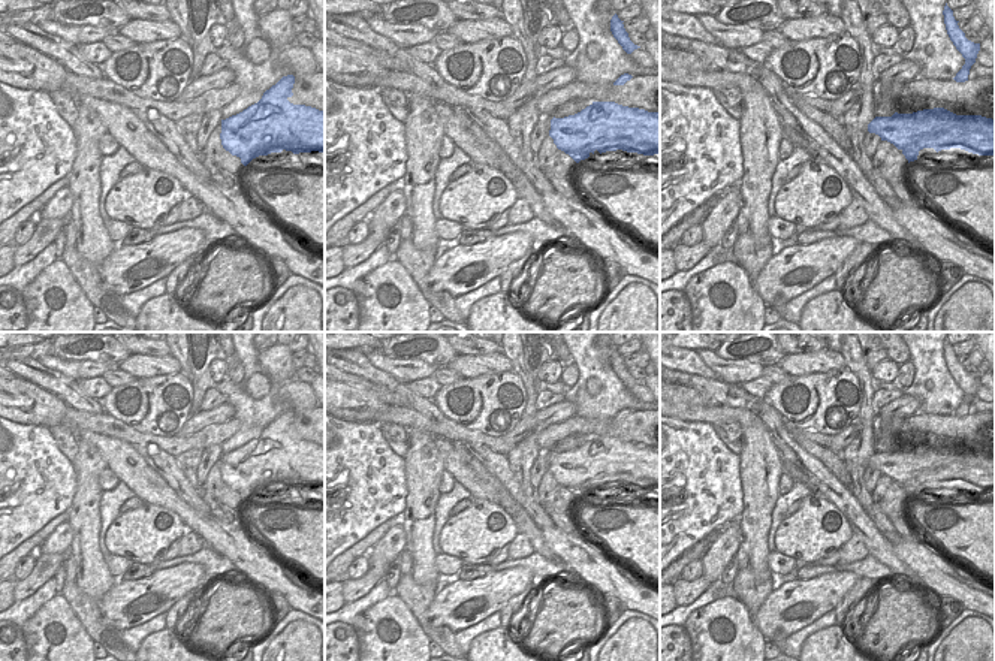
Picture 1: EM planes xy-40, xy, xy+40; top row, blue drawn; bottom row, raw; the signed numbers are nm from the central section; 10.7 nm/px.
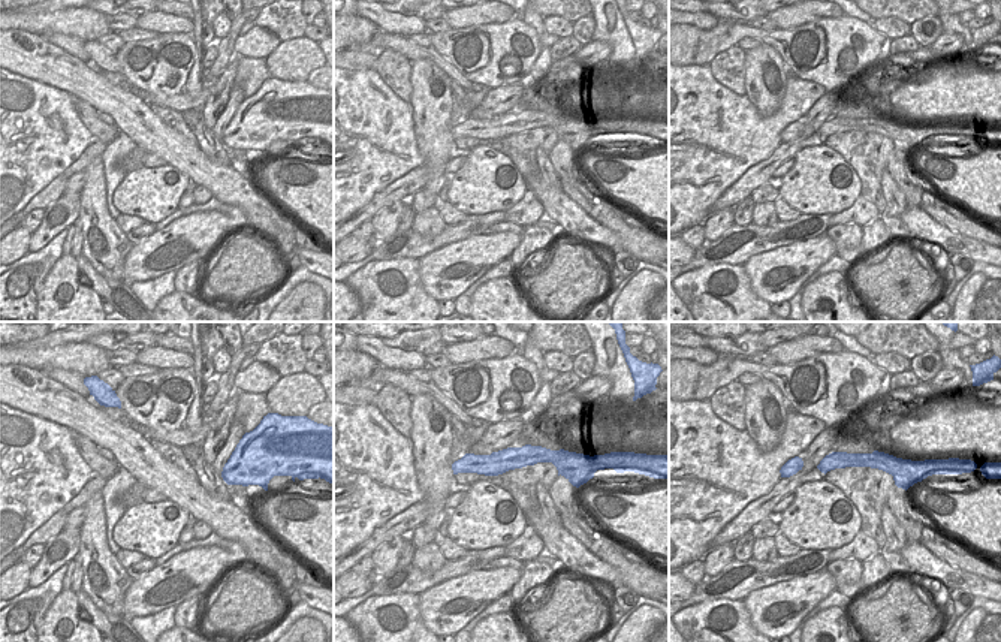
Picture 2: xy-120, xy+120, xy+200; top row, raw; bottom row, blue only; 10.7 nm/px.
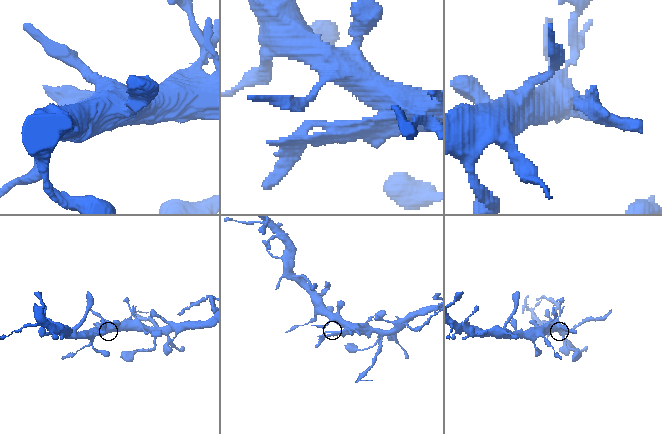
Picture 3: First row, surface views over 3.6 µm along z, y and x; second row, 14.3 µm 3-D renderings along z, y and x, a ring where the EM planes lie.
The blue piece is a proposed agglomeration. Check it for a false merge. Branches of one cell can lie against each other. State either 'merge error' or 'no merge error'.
merge error

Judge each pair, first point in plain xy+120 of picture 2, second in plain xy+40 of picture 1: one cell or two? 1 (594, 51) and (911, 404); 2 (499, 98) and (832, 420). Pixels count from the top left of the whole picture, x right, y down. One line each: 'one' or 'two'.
1: one
2: two

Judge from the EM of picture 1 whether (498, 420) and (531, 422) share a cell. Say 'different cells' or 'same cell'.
different cells

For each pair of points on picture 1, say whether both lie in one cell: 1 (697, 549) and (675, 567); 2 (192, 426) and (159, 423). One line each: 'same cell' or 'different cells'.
1: same cell
2: different cells

